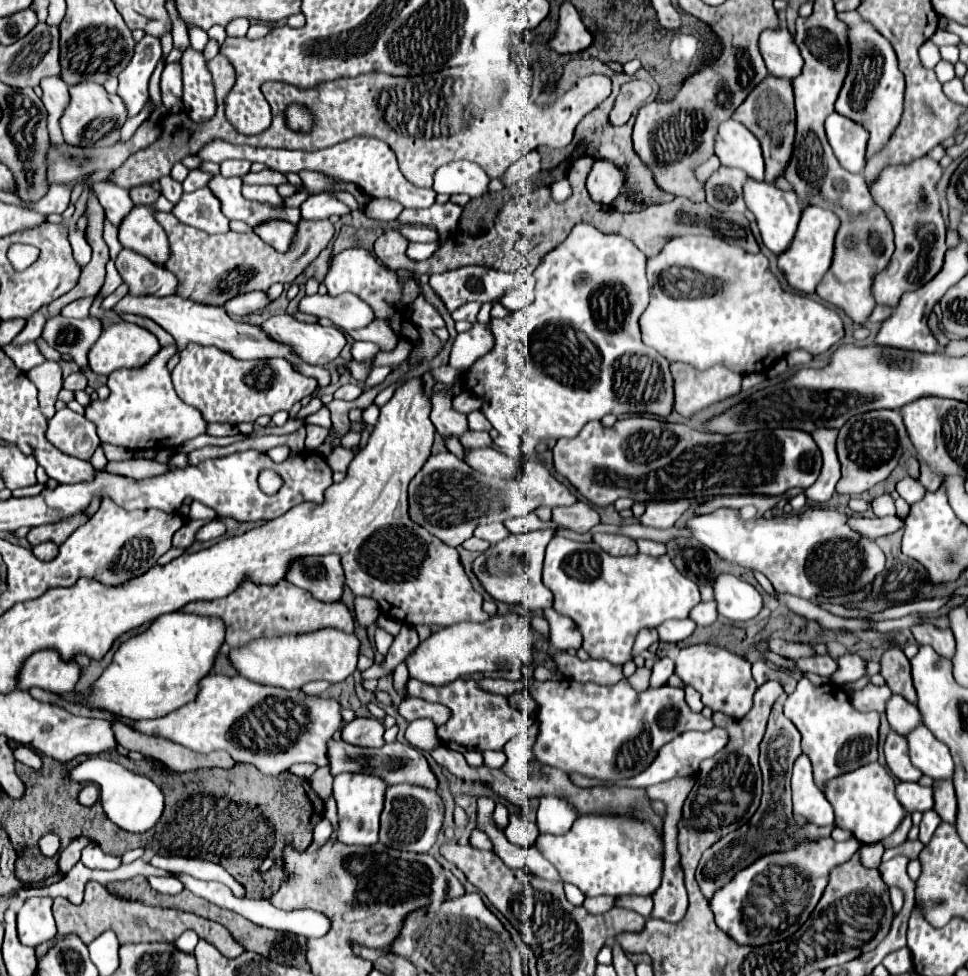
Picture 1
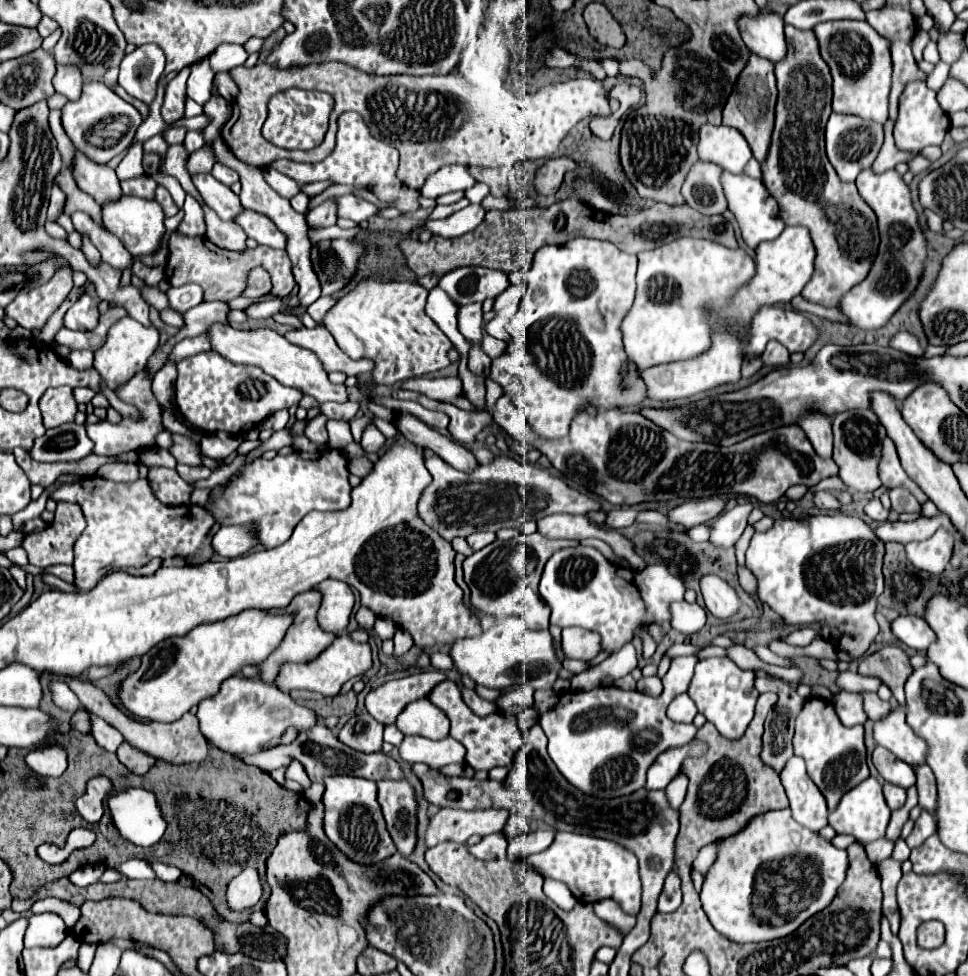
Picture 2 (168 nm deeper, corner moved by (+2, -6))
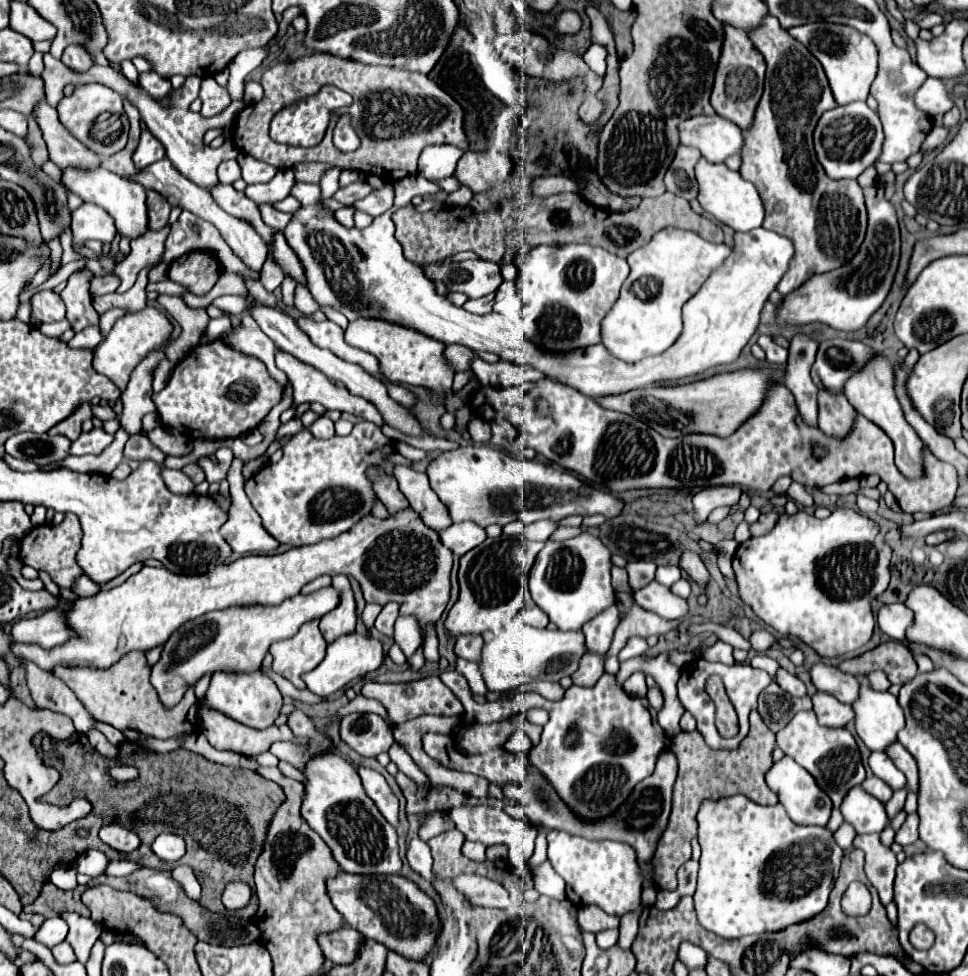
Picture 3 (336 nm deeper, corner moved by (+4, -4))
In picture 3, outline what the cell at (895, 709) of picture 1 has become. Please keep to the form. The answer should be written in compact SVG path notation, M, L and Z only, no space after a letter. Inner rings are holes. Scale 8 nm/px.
M814 663L810 667L810 681L818 691L826 691L842 703L852 703L858 697L858 679L838 671L838 667Z

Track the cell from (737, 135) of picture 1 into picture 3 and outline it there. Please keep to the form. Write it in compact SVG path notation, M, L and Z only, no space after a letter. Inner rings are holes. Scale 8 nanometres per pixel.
M696 115L680 123L680 141L696 147L710 163L722 163L726 157L740 153L742 131L738 125L720 115Z

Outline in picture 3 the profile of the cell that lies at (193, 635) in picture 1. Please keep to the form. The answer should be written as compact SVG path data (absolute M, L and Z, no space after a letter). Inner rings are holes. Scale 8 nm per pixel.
M330 585L308 595L298 593L274 607L230 607L230 609L206 613L190 623L184 623L182 627L178 627L178 631L174 631L174 635L170 635L170 639L164 643L162 659L152 667L150 681L156 687L160 701L166 707L174 707L182 699L186 687L194 685L206 673L216 673L216 671L248 673L248 671L261 670L277 684L283 696L290 696L308 704L320 703L322 697L314 695L308 689L298 690L286 678L270 668L264 668L262 659L274 641L296 635L304 623L312 619L322 619L326 613L338 607L338 603L340 603L340 595Z

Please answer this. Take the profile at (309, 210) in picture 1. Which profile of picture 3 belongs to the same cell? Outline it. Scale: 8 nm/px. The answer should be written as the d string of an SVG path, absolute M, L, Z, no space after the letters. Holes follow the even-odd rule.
M384 183L382 189L372 191L368 197L360 199L358 203L354 203L354 209L356 209L356 211L366 211L366 213L370 213L372 217L378 217L378 215L382 215L384 211L392 209L392 205L394 205L394 185Z

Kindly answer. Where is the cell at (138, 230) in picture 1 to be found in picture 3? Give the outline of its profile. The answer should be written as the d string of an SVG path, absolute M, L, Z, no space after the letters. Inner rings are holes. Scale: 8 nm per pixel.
M66 167L62 169L62 185L82 197L82 201L94 203L98 207L102 207L104 211L108 211L114 221L116 221L116 229L130 239L136 239L138 235L142 235L148 229L148 215L146 215L146 189L140 183L132 183L128 179L122 179L120 175L114 175L112 171L104 169L104 167L96 167L96 169L78 169L78 167Z

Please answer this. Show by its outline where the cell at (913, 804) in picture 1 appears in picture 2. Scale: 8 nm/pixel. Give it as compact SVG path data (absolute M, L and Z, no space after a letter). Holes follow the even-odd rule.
M884 783L884 797L890 809L900 809L906 803L906 789L892 783Z

